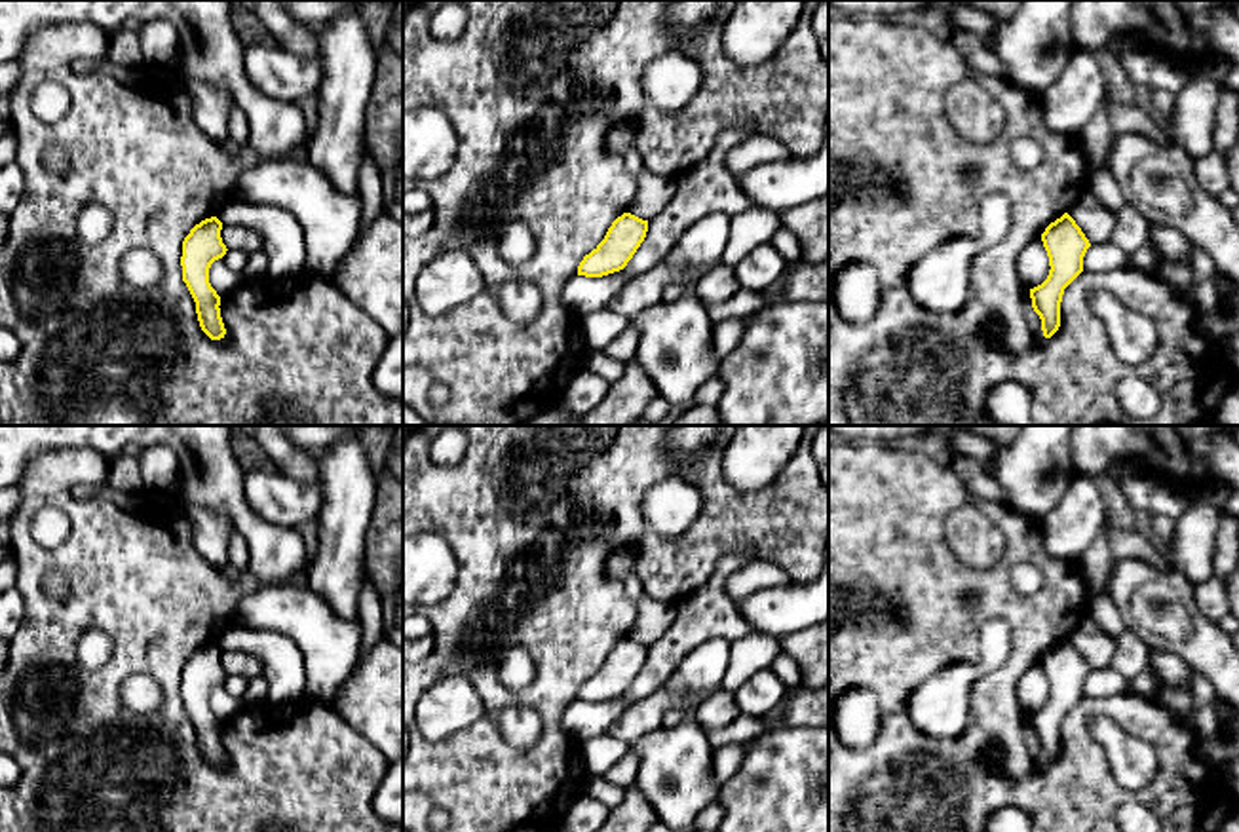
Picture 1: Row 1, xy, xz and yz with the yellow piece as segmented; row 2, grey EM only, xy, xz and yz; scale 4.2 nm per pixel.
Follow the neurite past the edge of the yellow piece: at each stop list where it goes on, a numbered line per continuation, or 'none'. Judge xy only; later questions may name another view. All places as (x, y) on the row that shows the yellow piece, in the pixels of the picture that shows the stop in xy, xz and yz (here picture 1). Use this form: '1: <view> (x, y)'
none

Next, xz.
none

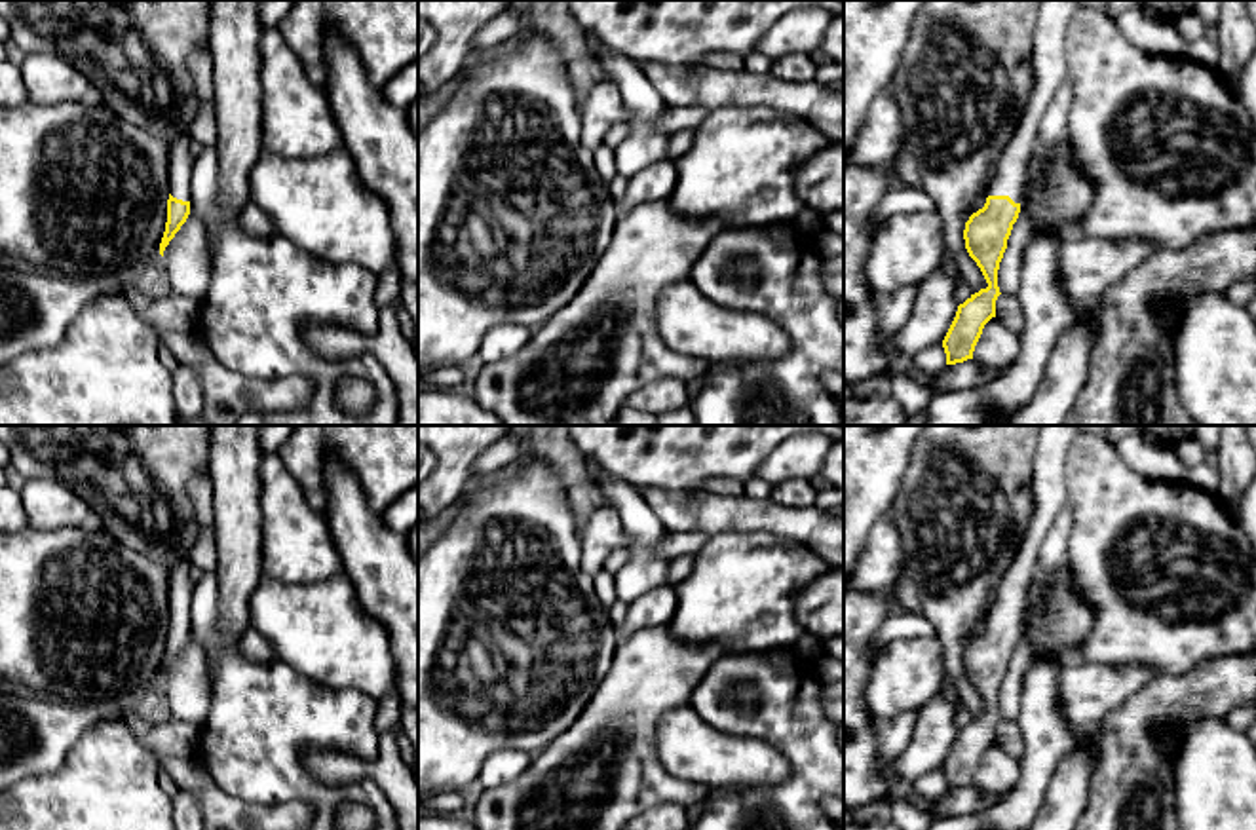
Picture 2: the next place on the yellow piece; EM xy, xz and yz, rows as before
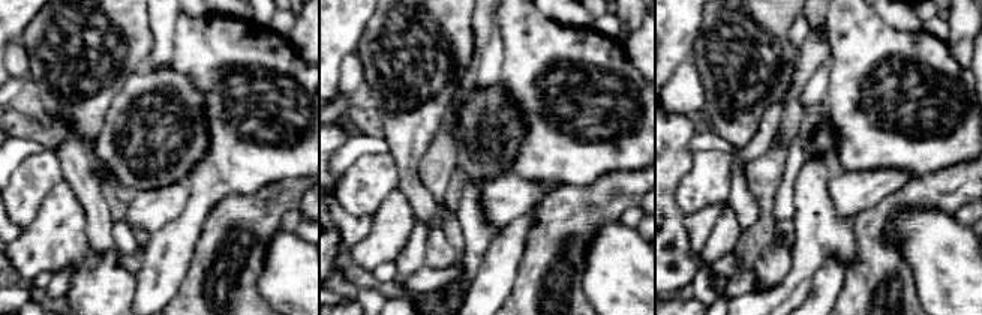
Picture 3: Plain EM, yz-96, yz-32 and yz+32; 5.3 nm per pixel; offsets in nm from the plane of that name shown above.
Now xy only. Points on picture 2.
1: xy (181, 162)

